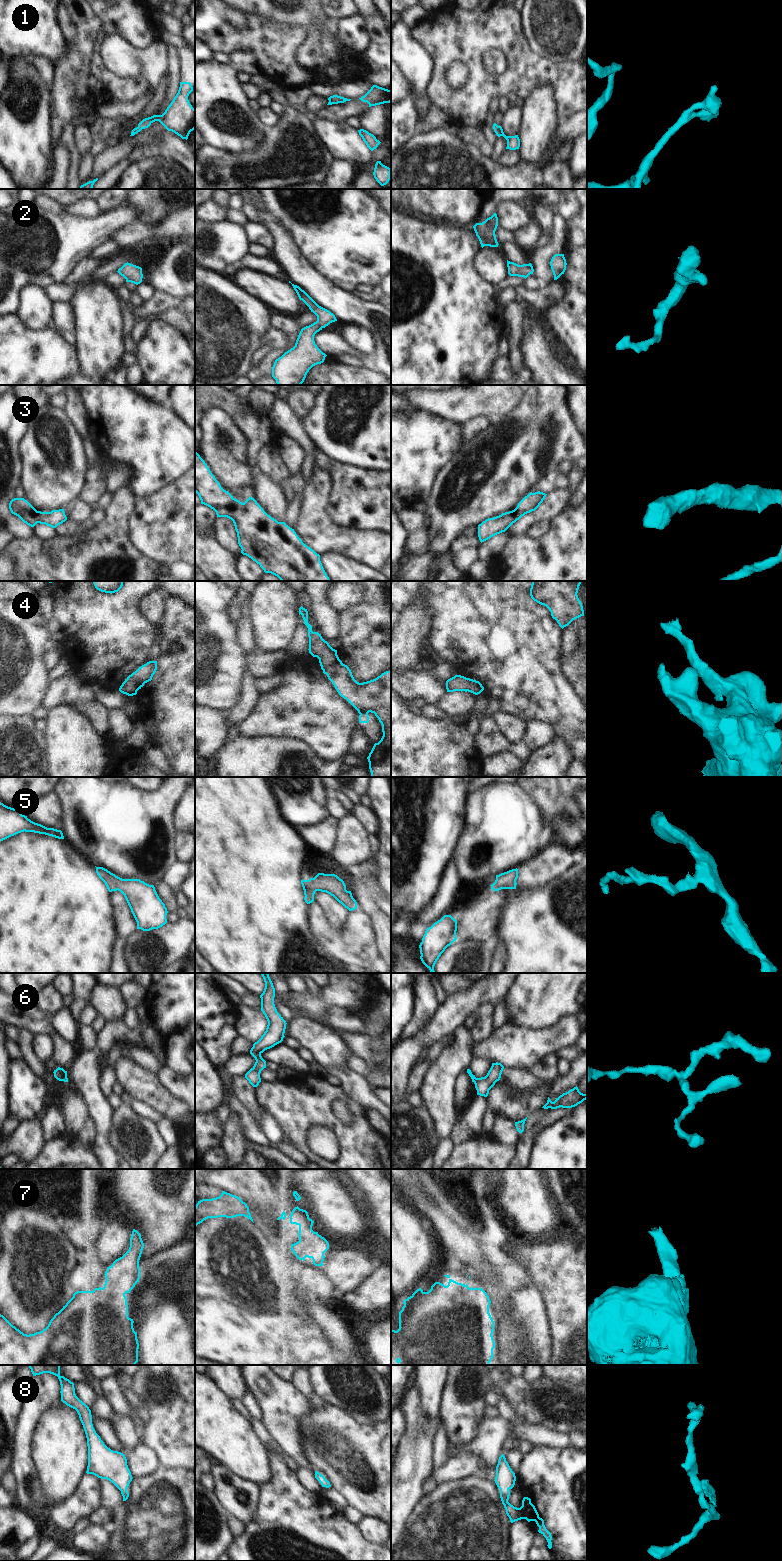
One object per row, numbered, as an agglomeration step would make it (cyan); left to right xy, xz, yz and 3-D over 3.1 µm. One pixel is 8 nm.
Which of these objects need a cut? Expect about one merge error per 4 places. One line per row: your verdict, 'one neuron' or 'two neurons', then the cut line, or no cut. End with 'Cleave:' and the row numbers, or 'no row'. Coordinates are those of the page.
1: one neuron; no cut
2: one neuron; no cut
3: one neuron; no cut
4: one neuron; no cut
5: one neuron; no cut
6: one neuron; no cut
7: one neuron; no cut
8: one neuron; no cut
Cleave: no row

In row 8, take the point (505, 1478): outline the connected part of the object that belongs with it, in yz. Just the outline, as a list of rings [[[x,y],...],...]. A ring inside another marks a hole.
[[[504,1454],[499,1457],[498,1464],[496,1466],[496,1477],[495,1483],[500,1489],[500,1498],[506,1514],[510,1519],[510,1522],[526,1519],[528,1522],[535,1521],[539,1527],[538,1532],[541,1533],[548,1542],[548,1548],[552,1548],[552,1536],[551,1533],[546,1529],[544,1525],[544,1520],[539,1517],[539,1514],[535,1506],[531,1503],[531,1499],[524,1497],[522,1500],[522,1506],[520,1508],[511,1505],[508,1500],[510,1496],[510,1490],[514,1487],[516,1476],[515,1473],[510,1468]]]

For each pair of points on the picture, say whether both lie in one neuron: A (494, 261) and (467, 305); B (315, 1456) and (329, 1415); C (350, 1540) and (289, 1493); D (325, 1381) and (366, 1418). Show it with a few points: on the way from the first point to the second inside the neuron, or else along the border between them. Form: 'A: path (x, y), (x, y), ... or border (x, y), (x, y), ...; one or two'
A: border (477, 255), (475, 260), (476, 271), (493, 286); two
B: path (325, 1446), (329, 1442), (329, 1425); one
C: path (335, 1539), (304, 1508); one
D: path (335, 1387), (356, 1408); one

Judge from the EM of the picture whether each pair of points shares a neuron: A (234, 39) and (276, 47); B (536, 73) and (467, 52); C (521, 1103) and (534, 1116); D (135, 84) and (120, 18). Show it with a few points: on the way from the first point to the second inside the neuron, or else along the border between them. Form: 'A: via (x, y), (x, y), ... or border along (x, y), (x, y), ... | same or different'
A: via (244, 39), (257, 39), (261, 43), (266, 43) | same
B: via (519, 57), (503, 43), (484, 43) | same
C: border along (531, 1111), (528, 1116) | different
D: via (112, 82), (96, 65), (96, 47), (100, 37) | same

